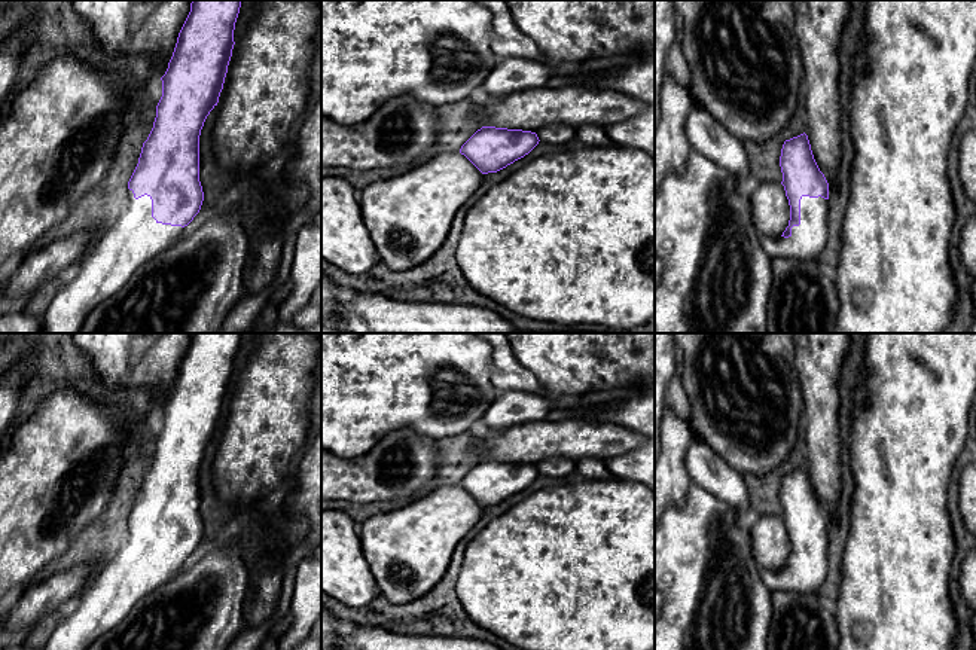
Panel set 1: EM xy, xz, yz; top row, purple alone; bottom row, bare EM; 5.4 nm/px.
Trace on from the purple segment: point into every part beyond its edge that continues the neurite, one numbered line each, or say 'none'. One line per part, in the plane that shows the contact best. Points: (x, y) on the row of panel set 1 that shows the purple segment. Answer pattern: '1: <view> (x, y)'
1: xy (134, 238)

